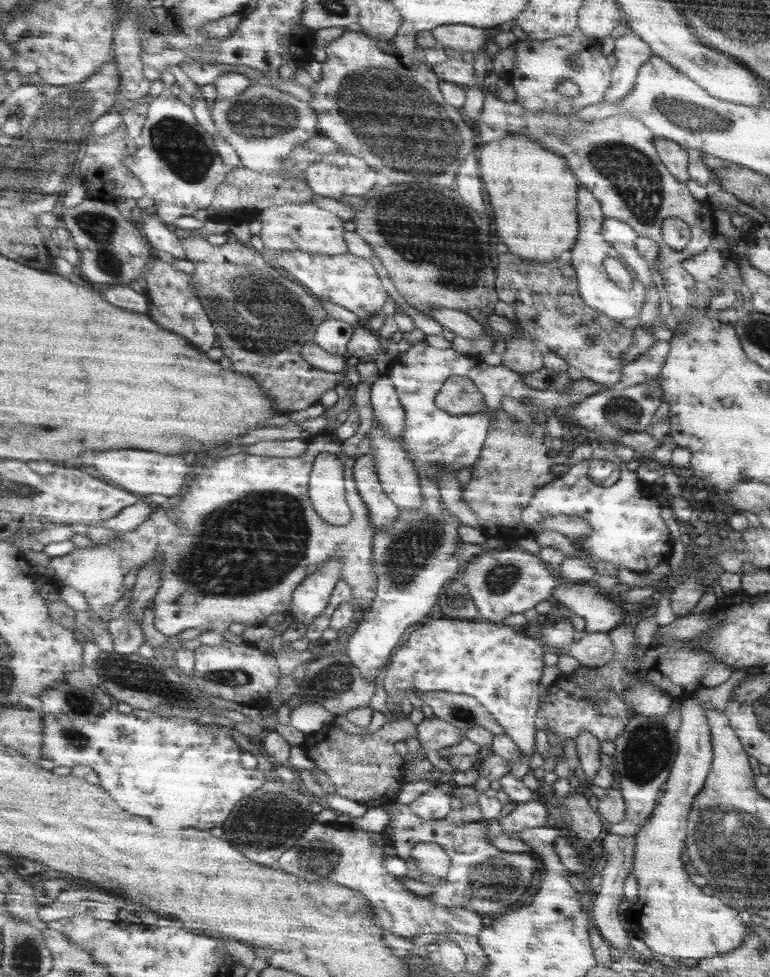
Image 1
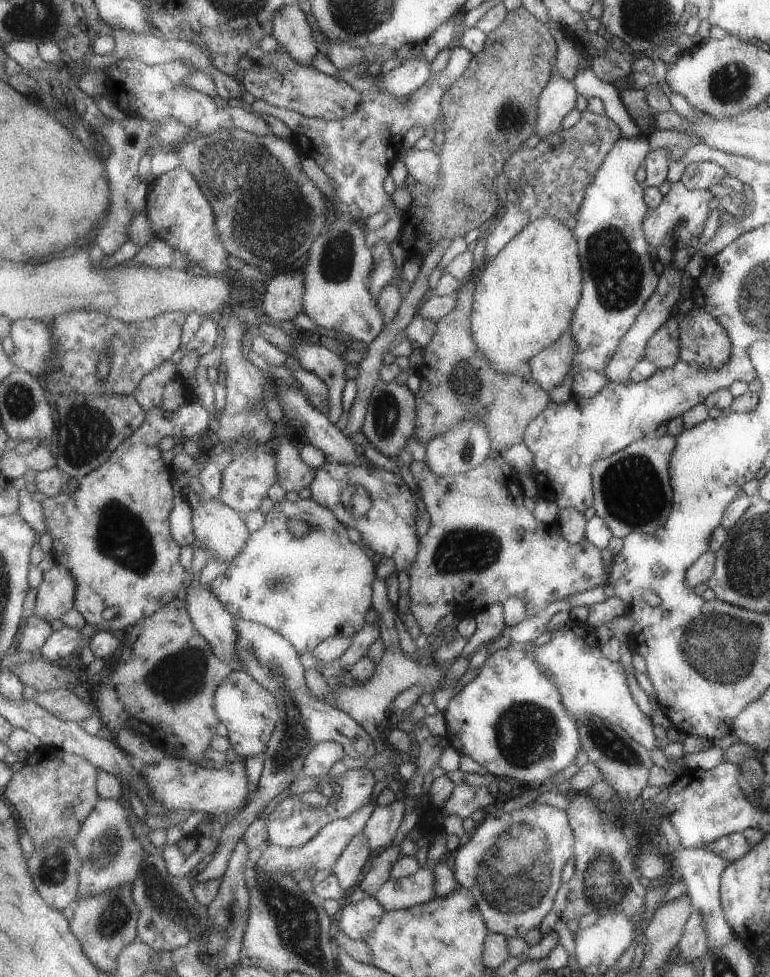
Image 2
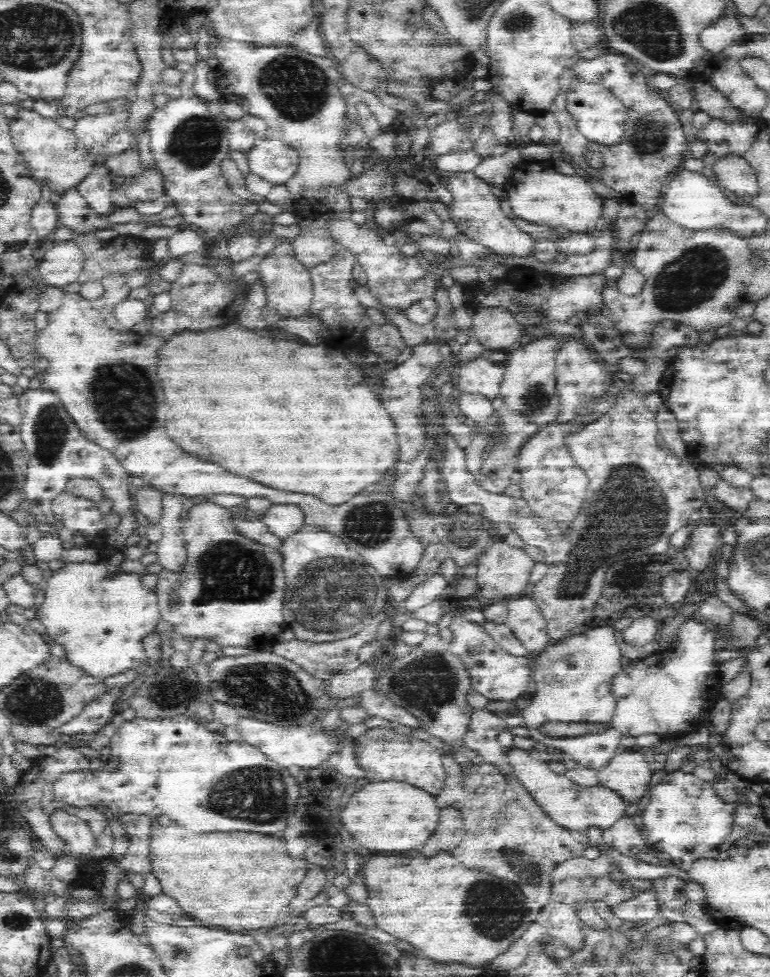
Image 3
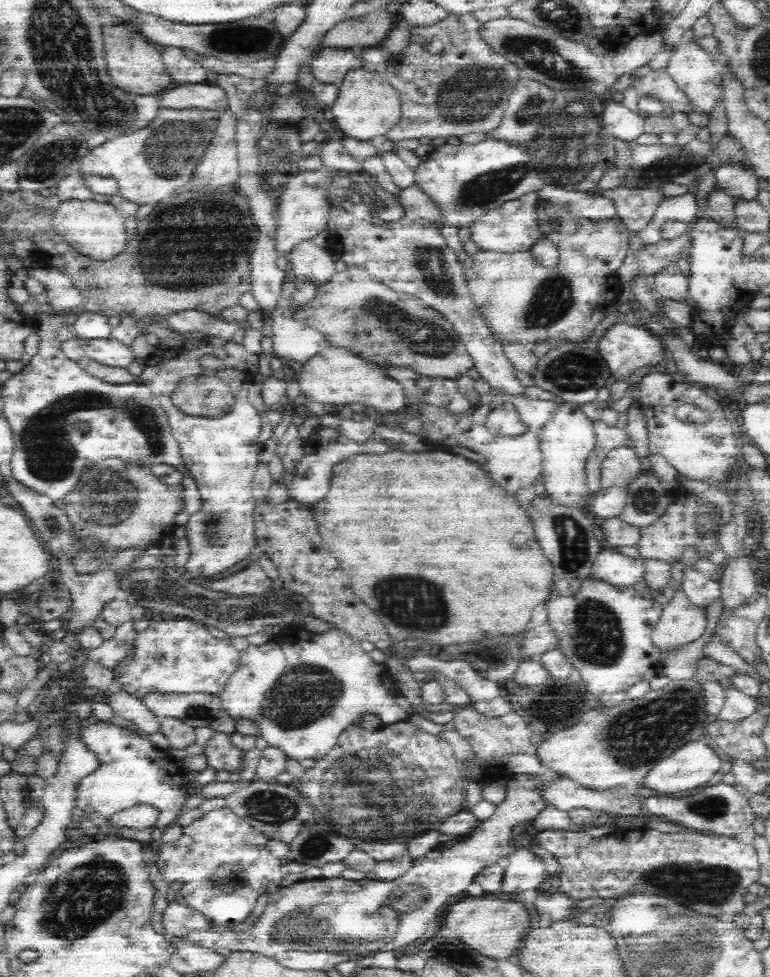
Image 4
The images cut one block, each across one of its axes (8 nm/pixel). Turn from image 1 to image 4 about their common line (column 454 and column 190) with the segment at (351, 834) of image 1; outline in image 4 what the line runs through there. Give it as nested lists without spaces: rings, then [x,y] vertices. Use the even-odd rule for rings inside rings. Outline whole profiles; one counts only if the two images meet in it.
[[[168,898],[168,908],[164,910],[164,926],[170,936],[188,936],[194,930],[212,930],[212,922],[206,920],[200,912],[192,910],[186,904],[174,902]]]

